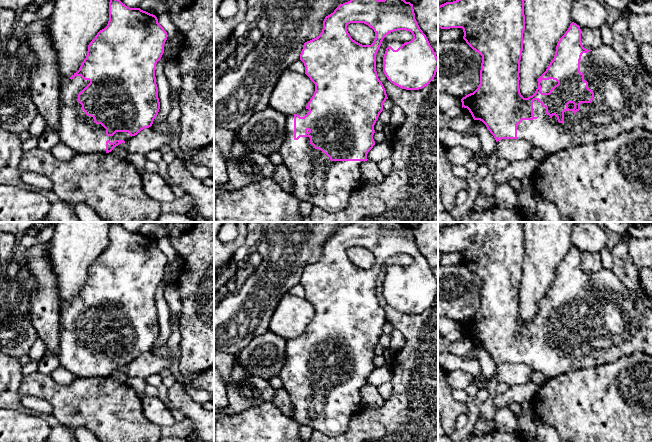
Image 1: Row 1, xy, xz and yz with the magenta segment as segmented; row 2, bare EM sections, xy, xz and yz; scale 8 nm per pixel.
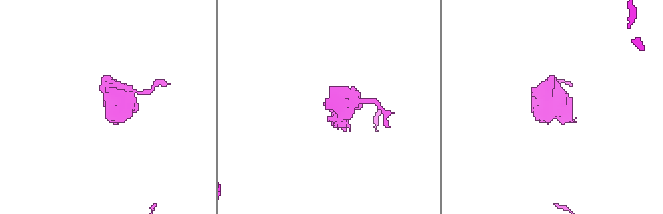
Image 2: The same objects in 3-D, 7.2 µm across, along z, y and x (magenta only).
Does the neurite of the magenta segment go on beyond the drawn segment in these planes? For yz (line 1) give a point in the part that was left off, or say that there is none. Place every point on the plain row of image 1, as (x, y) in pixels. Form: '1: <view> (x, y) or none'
1: yz (622, 325)

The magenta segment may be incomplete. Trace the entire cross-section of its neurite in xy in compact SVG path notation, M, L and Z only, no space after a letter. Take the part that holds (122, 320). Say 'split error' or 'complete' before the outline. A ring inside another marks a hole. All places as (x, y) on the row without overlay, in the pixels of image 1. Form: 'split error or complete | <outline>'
split error | M111 222L109 226L109 245L107 250L100 254L88 269L86 282L82 286L79 294L70 302L63 304L60 308L60 343L57 356L60 361L60 365L70 373L74 374L76 377L109 377L114 371L125 367L126 364L137 359L141 354L151 351L160 333L158 312L155 301L156 288L164 277L164 269L167 261L167 256L158 247L158 243L155 239L143 235L140 232L127 231L120 224Z

